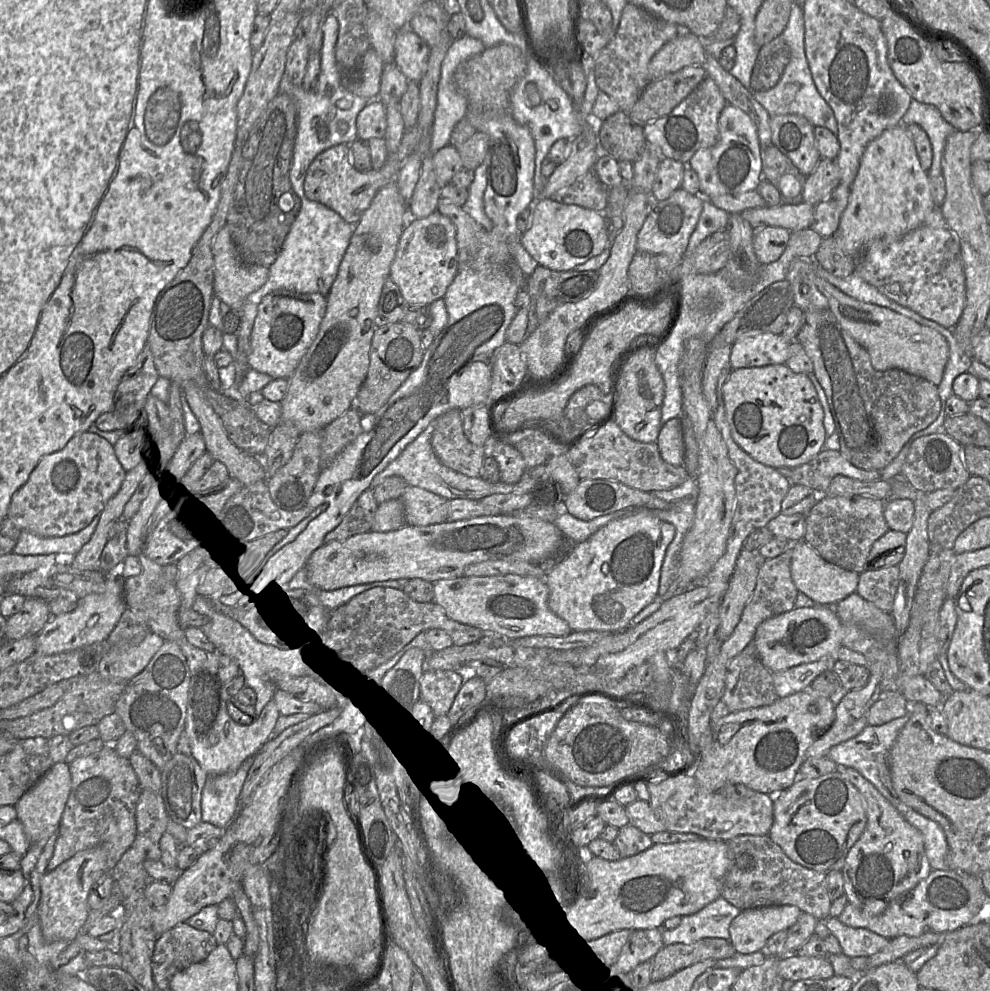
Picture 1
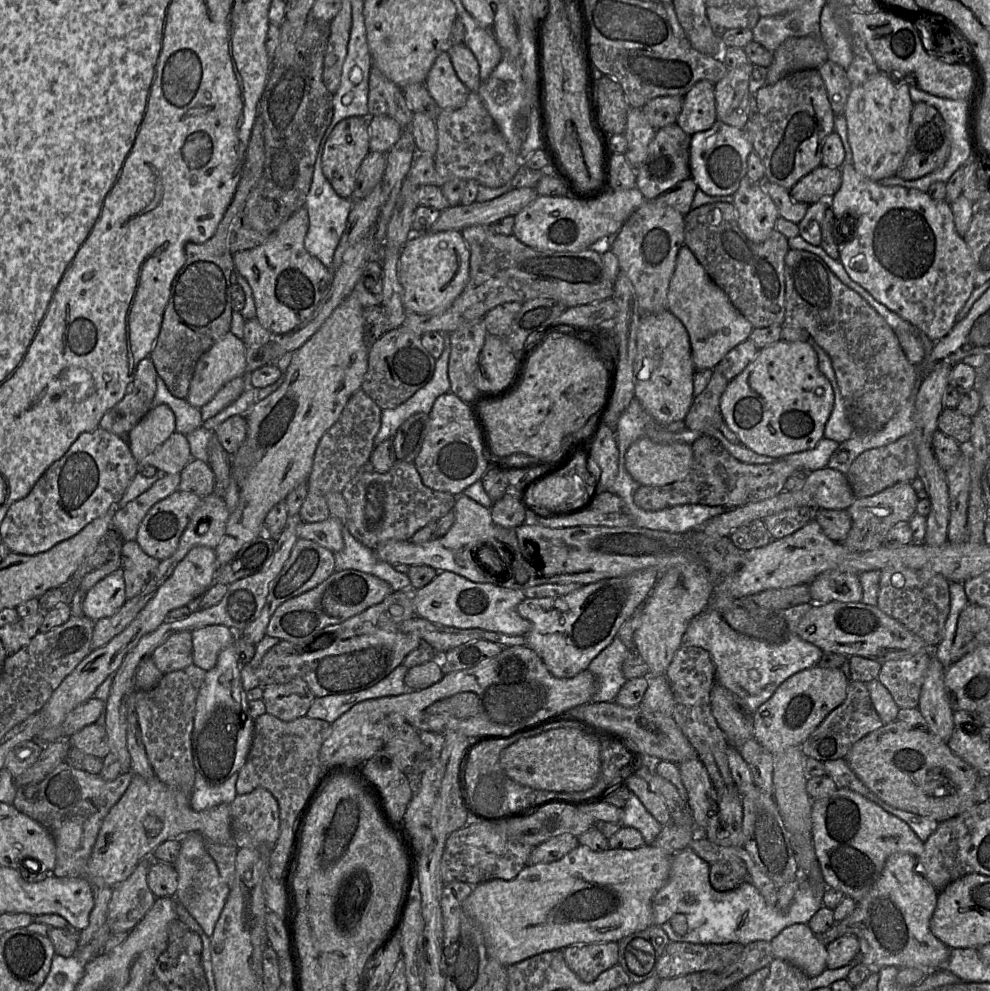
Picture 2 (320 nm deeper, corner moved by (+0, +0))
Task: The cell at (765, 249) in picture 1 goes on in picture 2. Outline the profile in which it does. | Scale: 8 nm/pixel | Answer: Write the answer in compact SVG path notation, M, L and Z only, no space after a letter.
M747 175L741 180L739 188L733 194L732 205L737 214L740 230L752 242L764 242L775 230L776 220L780 216L776 205L762 185L752 182Z

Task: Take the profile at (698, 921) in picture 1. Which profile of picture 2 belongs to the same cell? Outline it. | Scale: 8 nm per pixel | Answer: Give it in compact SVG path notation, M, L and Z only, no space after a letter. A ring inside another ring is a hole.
M689 847L676 852L672 855L670 873L665 884L657 891L652 899L652 920L653 925L662 925L670 941L691 942L691 943L741 943L743 946L754 941L771 941L784 928L797 923L804 923L819 910L823 905L822 897L826 884L822 878L821 870L817 859L812 870L810 870L810 879L800 878L799 887L789 907L780 911L775 905L770 905L760 894L758 889L748 881L743 882L737 888L718 892L714 890L709 882L710 864L700 858ZM686 894L692 894L696 897L694 904L687 904L684 900ZM675 914L684 914L687 919L687 932L680 936L672 929L670 919Z

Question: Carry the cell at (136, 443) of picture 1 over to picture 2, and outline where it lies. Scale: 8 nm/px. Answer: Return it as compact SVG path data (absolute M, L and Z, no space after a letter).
M161 404L150 411L127 434L126 440L135 460L141 461L175 432L175 415Z

